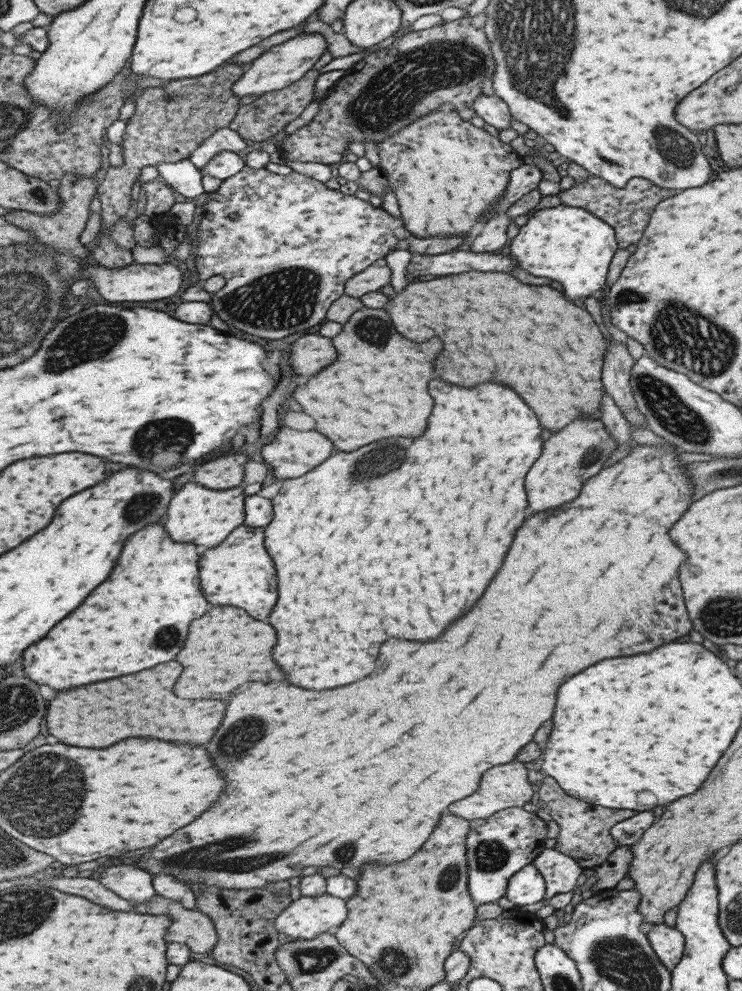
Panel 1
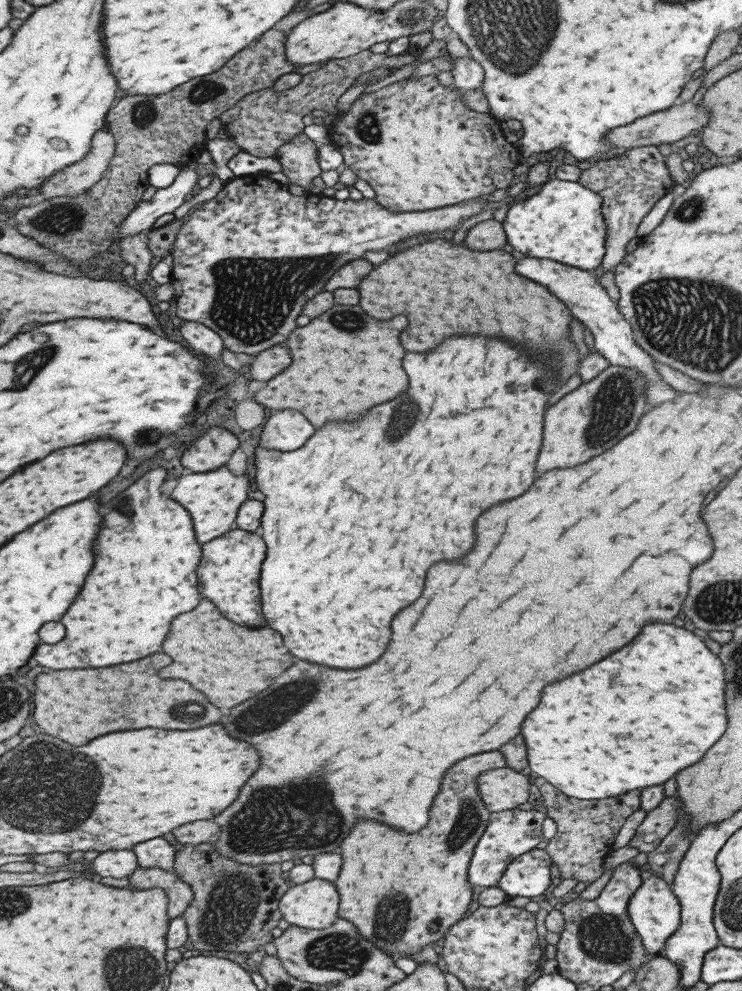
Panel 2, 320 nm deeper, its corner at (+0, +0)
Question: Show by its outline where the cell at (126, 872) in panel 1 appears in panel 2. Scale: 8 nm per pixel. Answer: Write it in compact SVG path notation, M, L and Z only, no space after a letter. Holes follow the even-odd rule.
M113 849L99 854L93 861L94 873L99 877L127 878L140 866L133 849Z

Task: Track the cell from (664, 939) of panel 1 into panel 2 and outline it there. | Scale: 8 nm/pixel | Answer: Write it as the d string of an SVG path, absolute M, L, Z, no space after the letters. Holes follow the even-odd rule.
M651 870L640 874L641 884L629 897L627 914L634 929L642 940L642 946L647 953L656 956L661 953L665 939L678 927L680 919L680 904L677 897L671 892L668 885L661 877Z

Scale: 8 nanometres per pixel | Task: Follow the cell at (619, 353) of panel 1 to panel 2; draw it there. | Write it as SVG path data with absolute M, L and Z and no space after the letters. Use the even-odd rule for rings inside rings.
M653 145L635 147L626 150L623 153L614 155L604 162L593 162L592 166L581 170L577 182L585 188L592 190L601 197L601 212L603 220L606 224L606 235L604 238L604 255L600 262L602 270L611 269L614 274L614 266L619 264L625 256L625 245L635 237L635 229L637 224L641 222L641 218L649 212L649 209L673 187L673 182L669 177L669 171L665 167L664 157L659 153L657 147Z

